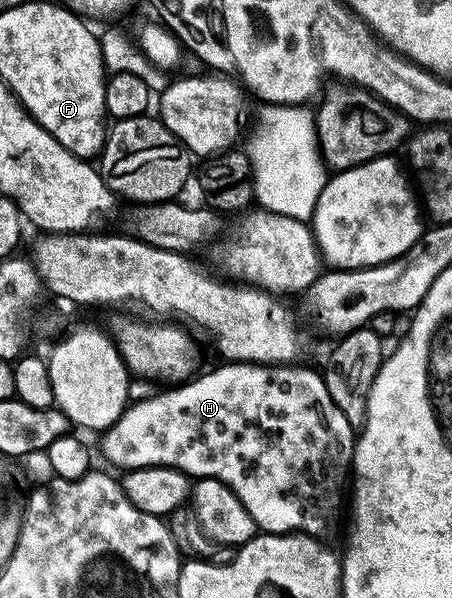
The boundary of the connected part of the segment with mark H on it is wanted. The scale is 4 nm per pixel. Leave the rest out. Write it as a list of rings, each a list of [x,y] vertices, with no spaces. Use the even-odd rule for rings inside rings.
[[[234,361],[220,363],[217,369],[209,373],[201,372],[191,379],[168,387],[165,393],[153,392],[151,397],[143,401],[133,401],[124,410],[121,417],[109,428],[105,429],[100,438],[100,449],[104,457],[112,465],[117,465],[120,471],[141,469],[142,467],[170,467],[182,471],[189,479],[209,477],[218,479],[242,499],[242,507],[250,511],[250,519],[254,519],[260,533],[304,533],[307,537],[328,539],[340,521],[340,512],[346,509],[346,494],[350,489],[350,474],[352,472],[352,452],[356,446],[357,434],[354,427],[338,411],[334,399],[330,399],[330,391],[326,391],[326,383],[319,372],[303,369],[303,364],[289,363],[287,365],[254,365],[251,361]]]

